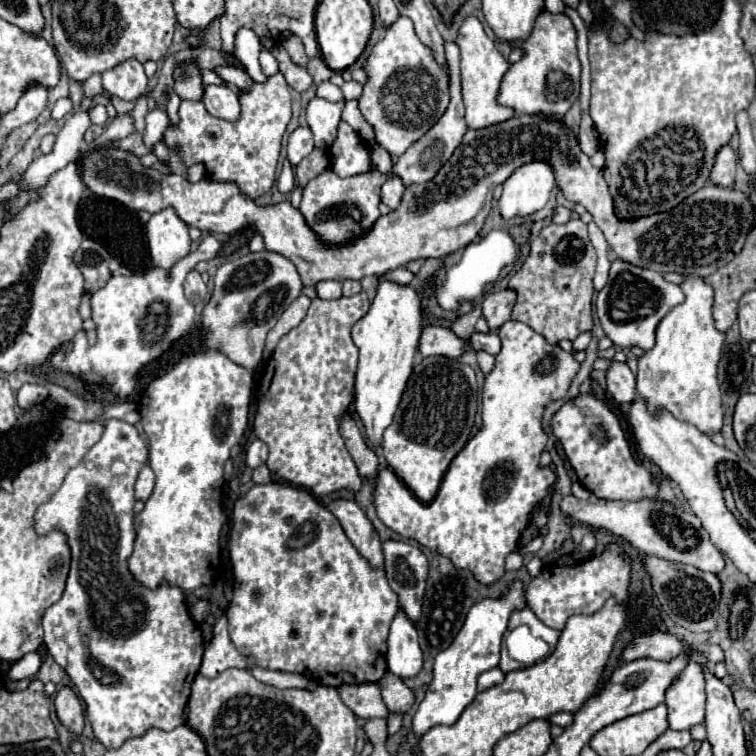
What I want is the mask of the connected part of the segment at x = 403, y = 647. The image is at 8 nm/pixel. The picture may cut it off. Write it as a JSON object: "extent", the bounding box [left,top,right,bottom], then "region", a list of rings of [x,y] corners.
{"extent":[387,609,423,677],"region":[[[403,609],[397,611],[387,639],[387,671],[397,677],[415,677],[423,665],[417,629]]]}

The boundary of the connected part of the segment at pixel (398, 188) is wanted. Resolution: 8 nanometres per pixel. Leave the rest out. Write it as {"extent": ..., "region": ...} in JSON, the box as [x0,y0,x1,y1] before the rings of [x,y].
{"extent":[381,173,405,209],"region":[[[387,173],[387,181],[383,183],[381,187],[381,201],[389,207],[389,209],[395,209],[401,201],[401,195],[403,195],[405,187],[403,187],[403,181],[395,175],[395,173]]]}

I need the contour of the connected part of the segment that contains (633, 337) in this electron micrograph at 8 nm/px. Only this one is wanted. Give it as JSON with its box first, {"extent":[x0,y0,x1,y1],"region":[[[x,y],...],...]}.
{"extent":[595,259,685,351],"region":[[[615,259],[611,263],[609,281],[599,291],[595,309],[597,317],[607,333],[607,337],[617,347],[641,347],[643,351],[655,345],[655,329],[659,321],[671,311],[671,307],[683,303],[685,295],[679,285],[667,281],[663,273],[635,267],[623,259]]]}

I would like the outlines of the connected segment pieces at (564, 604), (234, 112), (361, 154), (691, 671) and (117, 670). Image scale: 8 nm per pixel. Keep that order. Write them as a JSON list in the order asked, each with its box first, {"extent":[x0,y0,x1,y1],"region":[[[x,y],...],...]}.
[{"extent":[529,543,629,629],"region":[[[619,543],[605,545],[603,553],[587,559],[581,565],[573,567],[545,567],[539,577],[529,583],[529,609],[551,629],[563,629],[565,621],[575,613],[595,613],[601,609],[607,597],[617,597],[617,601],[625,599],[625,589],[629,585],[629,561],[623,557],[625,549]]]},{"extent":[203,85,241,121],"region":[[[207,85],[203,103],[213,117],[219,117],[225,121],[235,121],[241,115],[239,95],[225,85]]]},{"extent":[329,123,371,177],"region":[[[339,123],[337,139],[329,147],[329,155],[331,155],[329,167],[339,177],[353,177],[371,171],[369,147],[363,143],[359,133],[347,123]]]},{"extent":[665,663,705,731],"region":[[[689,663],[681,677],[667,689],[665,703],[669,709],[669,727],[691,731],[705,721],[705,679],[697,663]]]},{"extent":[33,419,203,749],"region":[[[109,419],[105,425],[105,431],[101,435],[101,439],[89,449],[89,453],[83,457],[83,461],[71,469],[63,481],[63,485],[59,487],[59,491],[55,495],[51,495],[51,499],[47,503],[43,503],[33,519],[35,519],[35,531],[37,535],[47,535],[51,531],[61,531],[67,537],[69,549],[71,549],[71,569],[67,575],[67,585],[63,591],[63,597],[53,603],[45,615],[43,615],[43,629],[45,629],[45,645],[49,655],[67,671],[67,675],[71,677],[73,685],[77,687],[81,699],[85,701],[85,711],[87,711],[87,719],[93,727],[95,737],[107,747],[107,749],[115,749],[121,747],[127,739],[145,735],[151,727],[157,727],[161,731],[171,731],[179,725],[183,725],[183,713],[185,713],[185,705],[189,699],[189,691],[191,691],[191,681],[187,679],[191,673],[197,675],[199,665],[201,665],[201,657],[203,657],[203,637],[201,637],[201,629],[199,625],[189,617],[187,613],[187,605],[185,605],[185,597],[183,591],[179,587],[169,587],[169,585],[161,585],[159,589],[151,591],[143,585],[139,585],[137,581],[133,581],[129,569],[127,569],[127,557],[133,551],[133,541],[135,541],[135,529],[133,529],[133,505],[135,505],[135,495],[133,495],[133,485],[137,481],[137,475],[143,467],[143,463],[147,461],[147,447],[143,443],[143,439],[139,437],[137,429],[127,423],[127,421],[119,421],[119,419]]]}]

